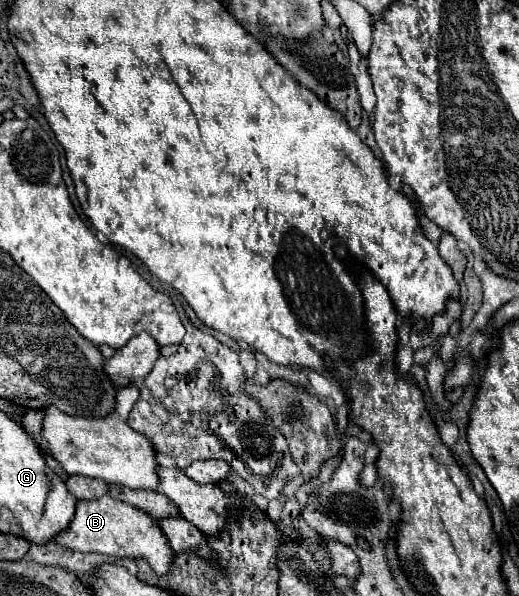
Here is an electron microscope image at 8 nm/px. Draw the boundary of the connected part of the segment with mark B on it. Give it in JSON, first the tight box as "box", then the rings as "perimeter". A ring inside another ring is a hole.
{"box":[53,496,173,576],"perimeter":[[[101,496],[97,500],[79,500],[73,520],[65,530],[57,534],[57,538],[53,538],[53,542],[71,550],[99,552],[115,558],[145,558],[151,564],[153,572],[159,576],[167,574],[173,564],[173,550],[161,534],[157,522],[149,518],[149,514],[141,514],[141,510],[113,500],[111,496]]]}

